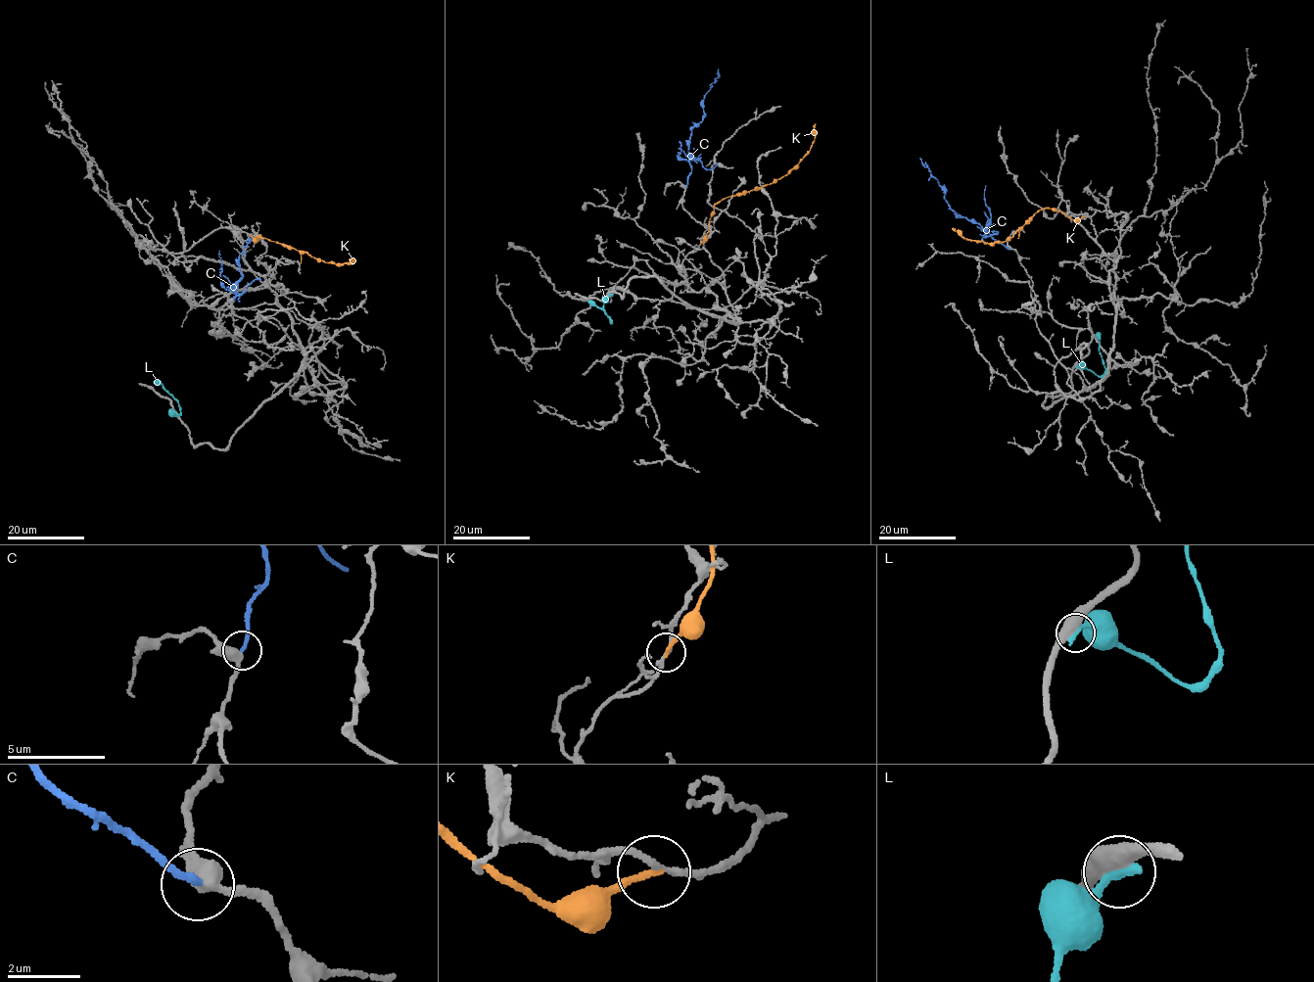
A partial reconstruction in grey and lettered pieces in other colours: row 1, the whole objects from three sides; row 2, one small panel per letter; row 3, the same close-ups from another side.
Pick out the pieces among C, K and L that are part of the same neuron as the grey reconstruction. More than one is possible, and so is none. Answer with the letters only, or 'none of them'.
C

